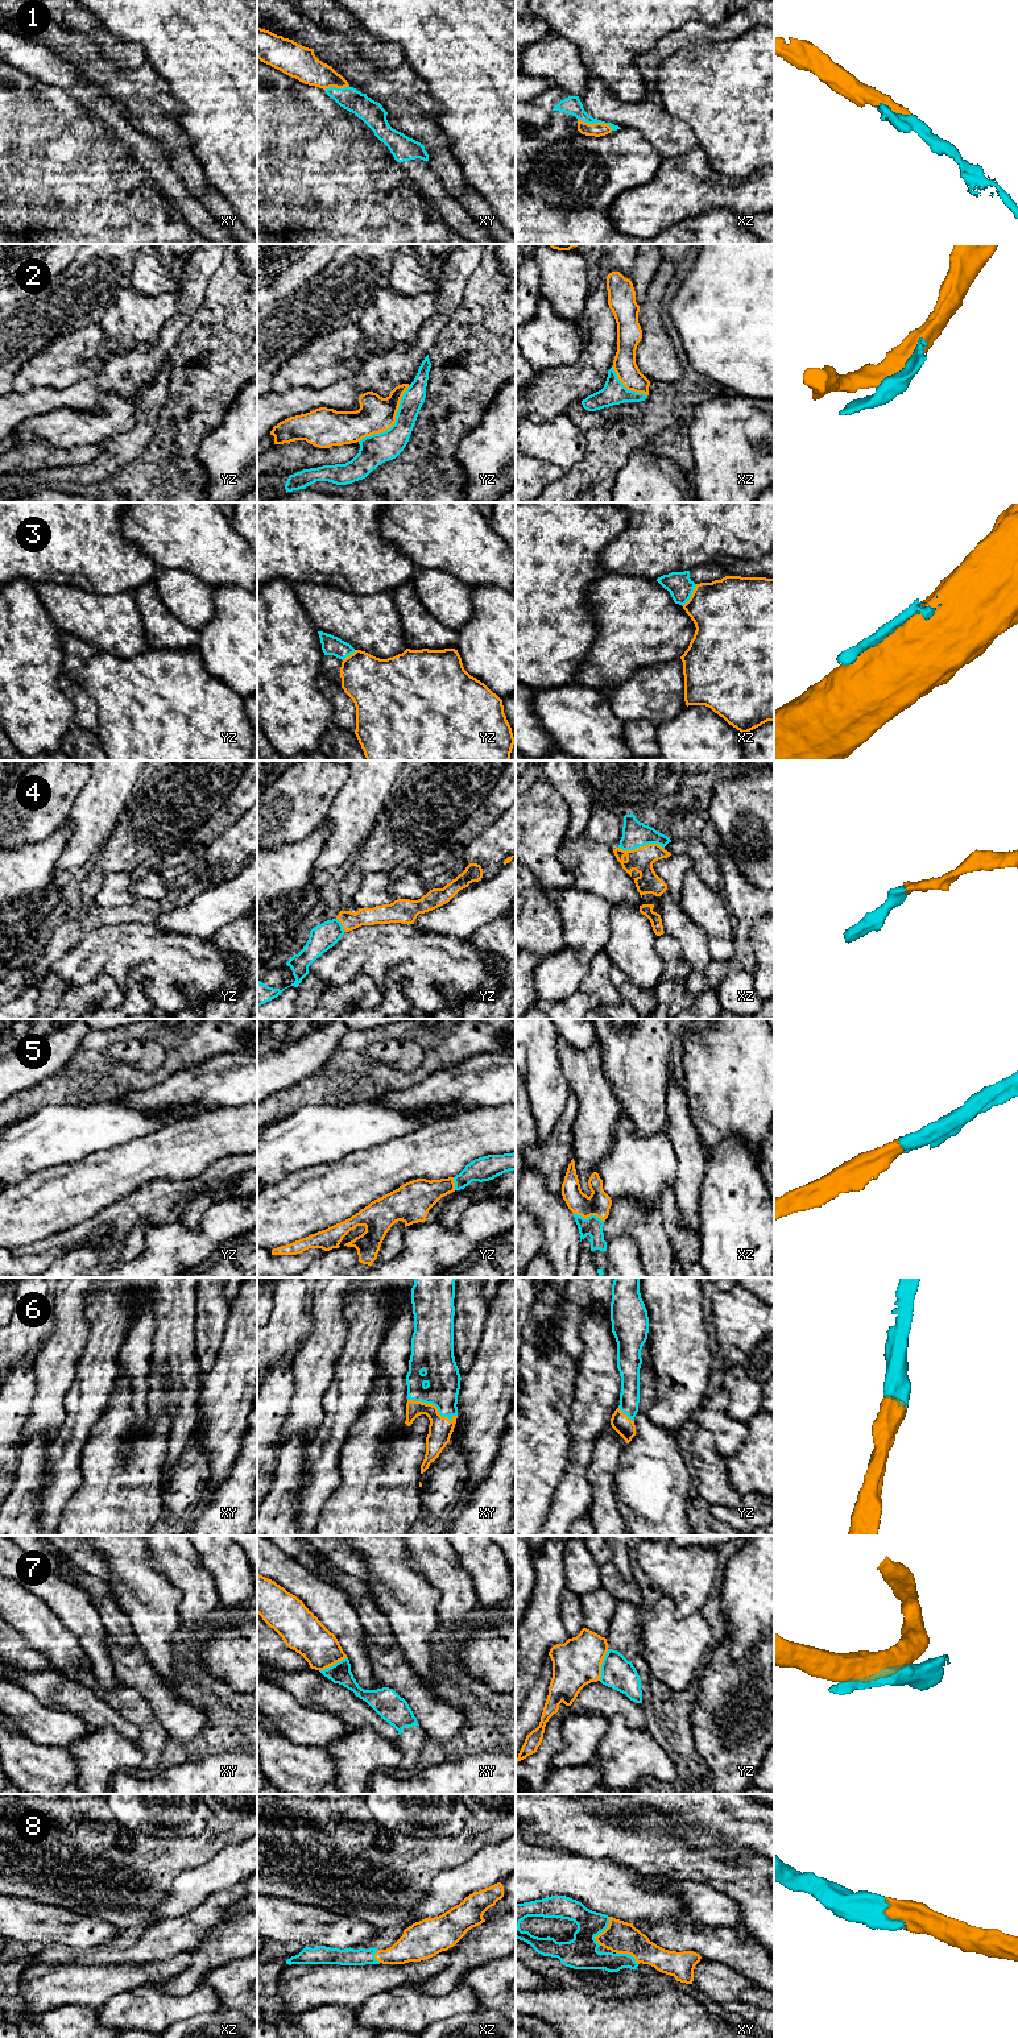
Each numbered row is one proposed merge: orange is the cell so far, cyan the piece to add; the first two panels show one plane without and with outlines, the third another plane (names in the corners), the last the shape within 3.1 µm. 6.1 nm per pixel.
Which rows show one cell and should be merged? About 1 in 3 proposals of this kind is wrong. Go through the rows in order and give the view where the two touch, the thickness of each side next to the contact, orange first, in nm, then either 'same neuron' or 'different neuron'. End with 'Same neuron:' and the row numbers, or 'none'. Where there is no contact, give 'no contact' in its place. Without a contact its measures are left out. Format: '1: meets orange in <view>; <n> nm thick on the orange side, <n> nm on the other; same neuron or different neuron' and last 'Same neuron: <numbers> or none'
1: meets orange in xz; 90 nm thick on the orange side, 110 nm on the other; same neuron
2: meets orange in yz; 220 nm thick on the orange side, 190 nm on the other; different neuron
3: meets orange in xz; 420 nm thick on the orange side, 150 nm on the other; different neuron
4: meets orange in xz; 150 nm thick on the orange side, 160 nm on the other; same neuron
5: meets orange in xz; 150 nm thick on the orange side, 120 nm on the other; same neuron
6: meets orange in xy; 140 nm thick on the orange side, 220 nm on the other; same neuron
7: meets orange in yz; 280 nm thick on the orange side, 200 nm on the other; different neuron
8: meets orange in xy; 200 nm thick on the orange side, 200 nm on the other; same neuron
Same neuron: 1, 4, 5, 6, 8

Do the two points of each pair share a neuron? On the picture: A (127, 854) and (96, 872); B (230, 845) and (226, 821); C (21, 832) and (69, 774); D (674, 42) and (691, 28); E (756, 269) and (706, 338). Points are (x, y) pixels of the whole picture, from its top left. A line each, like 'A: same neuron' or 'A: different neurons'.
A: same neuron
B: different neurons
C: same neuron
D: same neuron
E: same neuron

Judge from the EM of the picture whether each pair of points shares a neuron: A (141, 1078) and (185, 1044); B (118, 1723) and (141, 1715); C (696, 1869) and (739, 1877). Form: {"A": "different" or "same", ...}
{"A": "same", "B": "different", "C": "same"}

